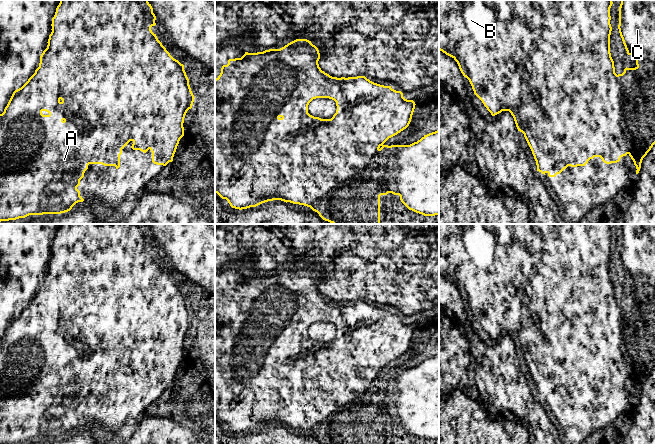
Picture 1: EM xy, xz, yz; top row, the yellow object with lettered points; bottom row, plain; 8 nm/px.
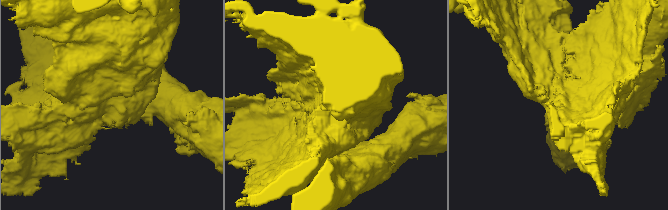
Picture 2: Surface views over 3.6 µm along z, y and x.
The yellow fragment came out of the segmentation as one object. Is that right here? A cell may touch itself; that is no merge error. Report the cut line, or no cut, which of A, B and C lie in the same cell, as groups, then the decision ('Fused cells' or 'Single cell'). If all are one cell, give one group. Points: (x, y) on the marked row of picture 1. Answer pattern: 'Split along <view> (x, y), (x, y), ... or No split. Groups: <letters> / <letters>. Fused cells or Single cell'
Split along yz (616, 74), (622, 118), (572, 117), (563, 133), (577, 146). Groups: A B / C. Fused cells

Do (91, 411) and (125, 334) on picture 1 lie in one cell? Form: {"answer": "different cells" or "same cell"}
{"answer": "same cell"}

